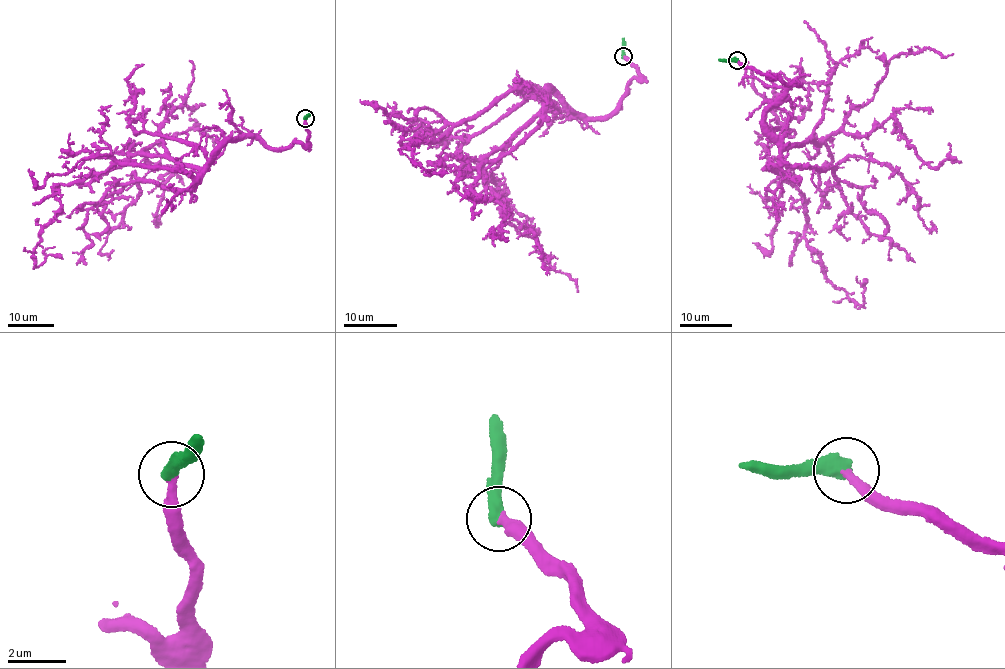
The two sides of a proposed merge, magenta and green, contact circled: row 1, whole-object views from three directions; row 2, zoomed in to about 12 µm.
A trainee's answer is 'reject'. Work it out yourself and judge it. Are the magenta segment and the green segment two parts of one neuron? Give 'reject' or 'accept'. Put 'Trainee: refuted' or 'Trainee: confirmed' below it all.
accept
Trainee: refuted

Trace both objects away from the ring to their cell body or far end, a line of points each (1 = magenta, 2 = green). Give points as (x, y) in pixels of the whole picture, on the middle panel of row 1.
1: (623, 57), (639, 76), (608, 115), (514, 87), (441, 139), (403, 139), (415, 136), (413, 162), (448, 173)
2: (623, 57), (624, 38)

